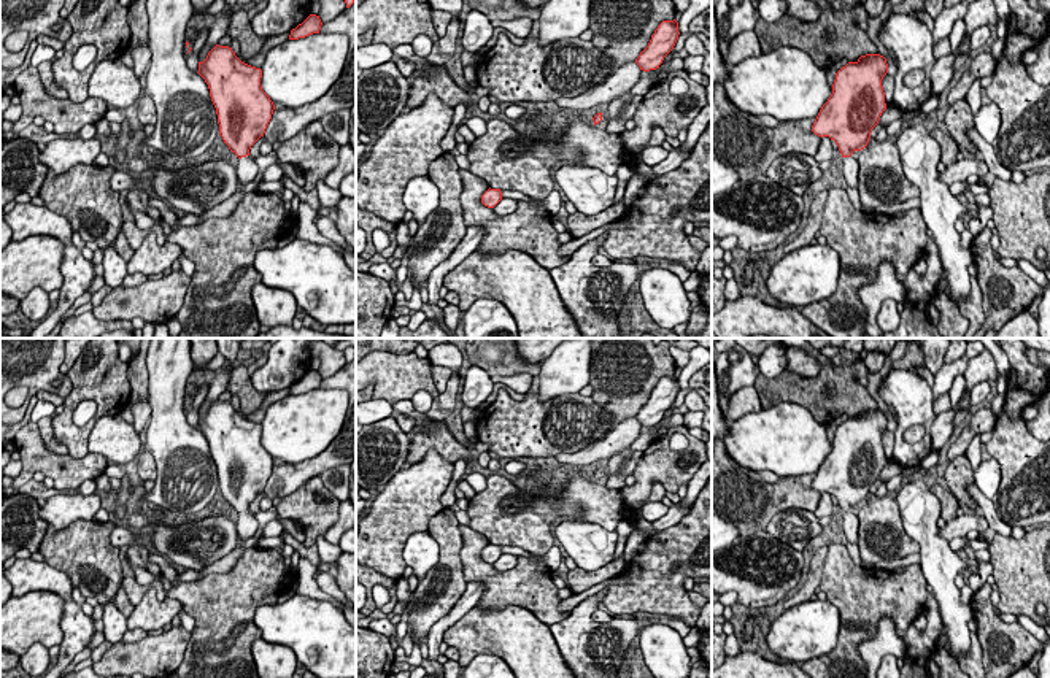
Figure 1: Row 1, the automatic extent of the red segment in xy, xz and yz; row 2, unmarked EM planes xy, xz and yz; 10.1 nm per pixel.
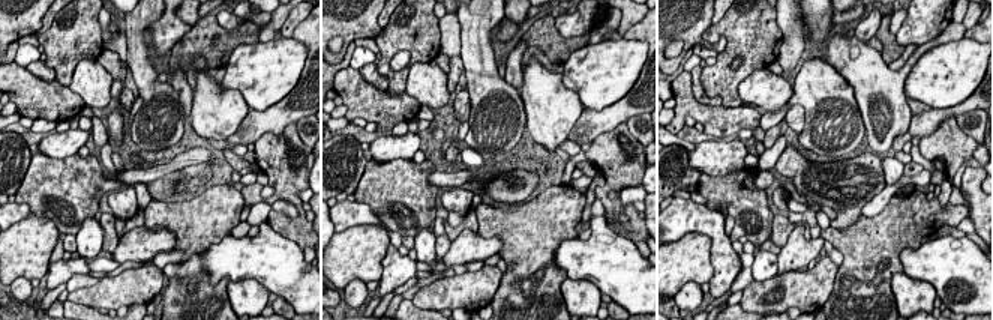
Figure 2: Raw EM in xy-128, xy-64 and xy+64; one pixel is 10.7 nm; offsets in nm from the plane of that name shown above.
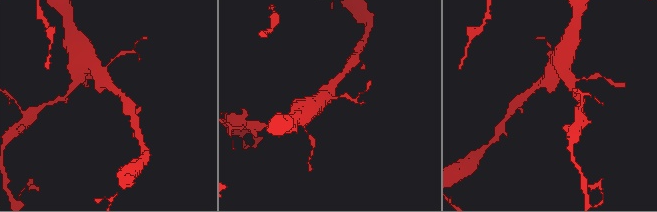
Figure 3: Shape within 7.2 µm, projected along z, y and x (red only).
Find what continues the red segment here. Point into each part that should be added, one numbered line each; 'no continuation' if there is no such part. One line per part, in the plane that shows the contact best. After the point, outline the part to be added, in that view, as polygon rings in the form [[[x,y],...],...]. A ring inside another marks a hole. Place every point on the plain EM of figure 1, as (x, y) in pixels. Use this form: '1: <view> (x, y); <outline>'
1: xy (247, 524); [[[249,511],[238,514],[235,524],[237,524],[238,537],[240,537],[243,541],[253,538],[254,534],[257,532],[257,529],[259,529],[257,519],[256,519],[254,514],[249,513]]]

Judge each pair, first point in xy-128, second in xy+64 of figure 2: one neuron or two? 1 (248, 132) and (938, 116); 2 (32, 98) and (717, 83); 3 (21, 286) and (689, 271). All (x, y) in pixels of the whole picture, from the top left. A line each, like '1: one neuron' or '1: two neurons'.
1: one neuron
2: two neurons
3: two neurons

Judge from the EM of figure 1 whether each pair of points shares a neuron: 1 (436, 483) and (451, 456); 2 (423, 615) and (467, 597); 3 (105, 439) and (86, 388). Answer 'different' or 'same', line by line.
1: different
2: different
3: different

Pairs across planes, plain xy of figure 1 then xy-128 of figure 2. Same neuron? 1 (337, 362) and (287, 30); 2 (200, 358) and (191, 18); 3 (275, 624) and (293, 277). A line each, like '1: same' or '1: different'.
1: same
2: same
3: same

